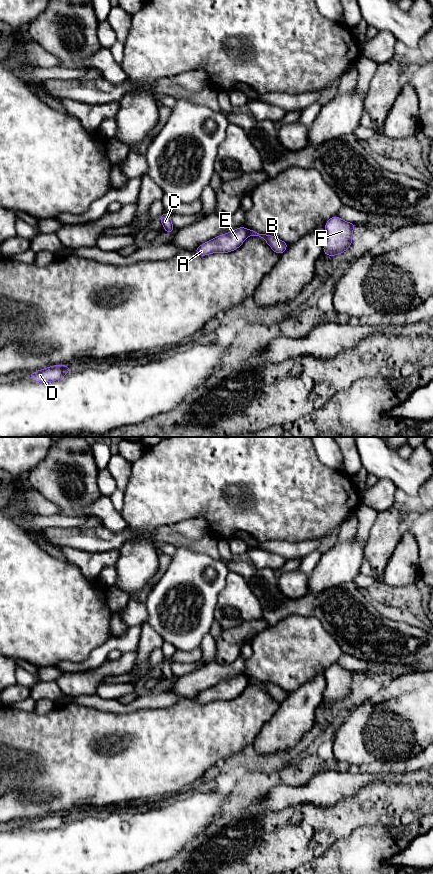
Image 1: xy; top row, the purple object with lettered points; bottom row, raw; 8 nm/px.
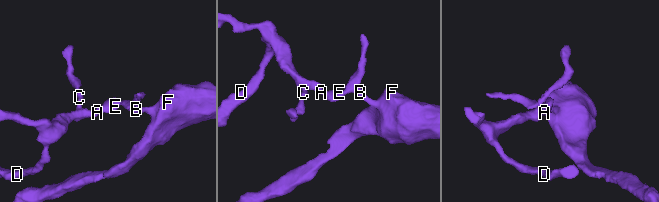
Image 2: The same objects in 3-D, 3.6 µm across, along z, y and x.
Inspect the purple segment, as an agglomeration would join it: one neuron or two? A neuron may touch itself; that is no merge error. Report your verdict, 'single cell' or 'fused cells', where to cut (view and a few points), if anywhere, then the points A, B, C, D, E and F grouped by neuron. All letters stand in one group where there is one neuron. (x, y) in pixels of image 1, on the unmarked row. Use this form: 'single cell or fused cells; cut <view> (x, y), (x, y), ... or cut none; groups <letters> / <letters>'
fused cells; cut xy (247, 678), (249, 683); groups A C D E / B F

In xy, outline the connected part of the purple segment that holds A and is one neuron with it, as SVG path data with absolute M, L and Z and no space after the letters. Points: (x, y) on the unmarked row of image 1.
M239 675L203 691L194 699L199 704L206 704L212 701L232 700L238 697L248 684L248 677L246 675Z

